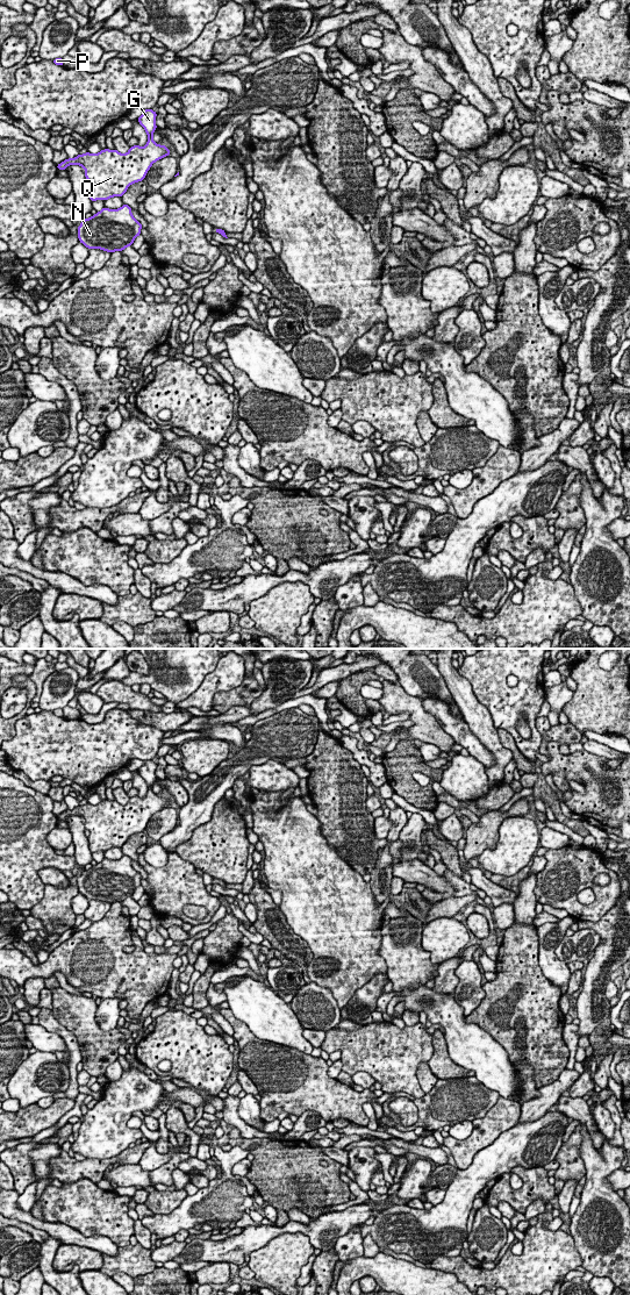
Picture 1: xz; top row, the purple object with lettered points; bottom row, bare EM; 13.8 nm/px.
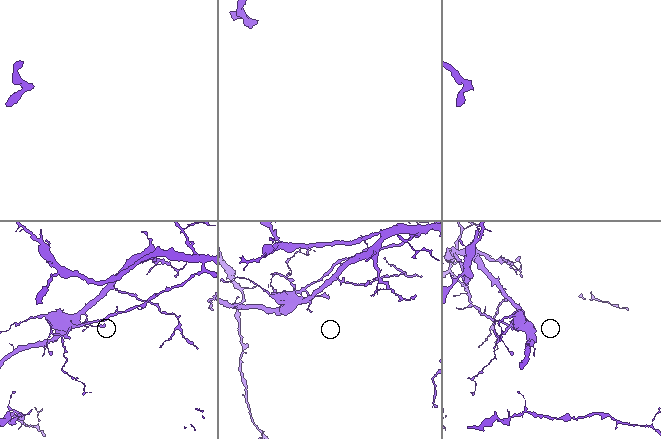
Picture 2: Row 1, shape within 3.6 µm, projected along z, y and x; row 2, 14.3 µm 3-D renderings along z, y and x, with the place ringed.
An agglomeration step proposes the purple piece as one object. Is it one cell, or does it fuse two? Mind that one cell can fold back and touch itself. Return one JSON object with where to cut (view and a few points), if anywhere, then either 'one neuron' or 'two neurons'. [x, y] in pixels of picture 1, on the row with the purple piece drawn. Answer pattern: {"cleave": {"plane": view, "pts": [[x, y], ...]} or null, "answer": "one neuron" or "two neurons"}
{"cleave": {"plane": "xz", "pts": [[151, 134], [148, 136]]}, "answer": "two neurons"}

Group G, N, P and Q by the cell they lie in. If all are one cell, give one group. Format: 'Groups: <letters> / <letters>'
Groups: G N P / Q

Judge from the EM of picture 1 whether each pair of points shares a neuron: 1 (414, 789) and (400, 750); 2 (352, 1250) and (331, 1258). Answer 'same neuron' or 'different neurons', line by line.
1: same neuron
2: different neurons

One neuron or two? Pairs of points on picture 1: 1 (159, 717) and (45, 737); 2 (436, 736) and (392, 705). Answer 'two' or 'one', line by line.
1: two
2: one

